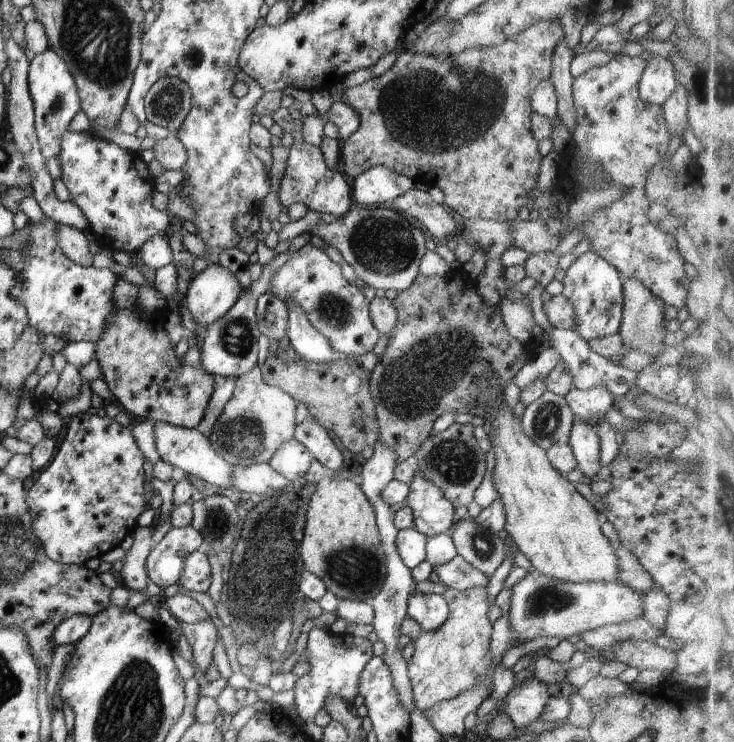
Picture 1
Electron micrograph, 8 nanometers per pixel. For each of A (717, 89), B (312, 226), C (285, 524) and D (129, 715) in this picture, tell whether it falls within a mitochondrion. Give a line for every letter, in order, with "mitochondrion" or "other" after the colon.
A: mitochondrion
B: other
C: other
D: mitochondrion

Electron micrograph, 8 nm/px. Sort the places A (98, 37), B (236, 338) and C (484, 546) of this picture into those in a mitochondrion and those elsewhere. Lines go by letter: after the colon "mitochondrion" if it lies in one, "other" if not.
A: mitochondrion
B: mitochondrion
C: mitochondrion

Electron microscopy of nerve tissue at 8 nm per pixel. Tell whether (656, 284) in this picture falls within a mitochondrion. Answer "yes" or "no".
no

